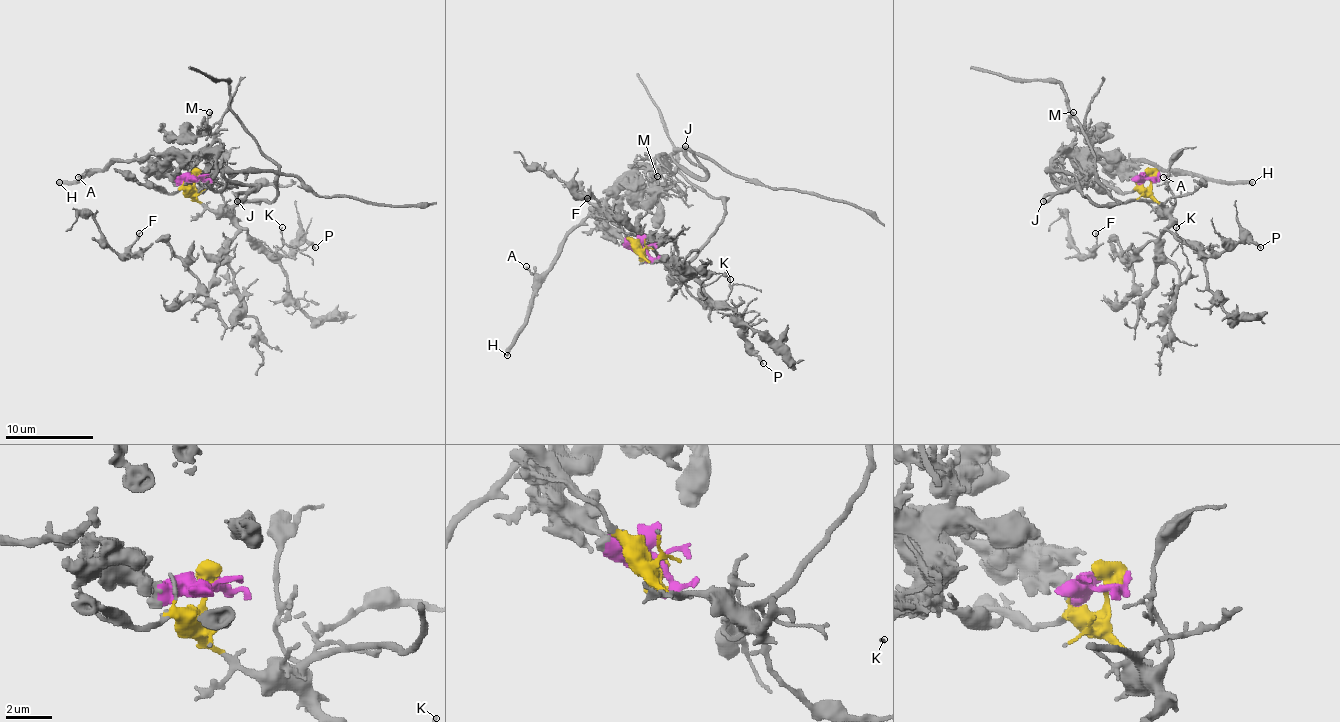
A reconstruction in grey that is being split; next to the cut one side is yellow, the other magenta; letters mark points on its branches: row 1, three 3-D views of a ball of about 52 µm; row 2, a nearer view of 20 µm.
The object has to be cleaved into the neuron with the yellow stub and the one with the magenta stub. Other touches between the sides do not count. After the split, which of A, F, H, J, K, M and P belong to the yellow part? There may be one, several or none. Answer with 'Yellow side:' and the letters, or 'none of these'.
Yellow side: F, K, P

